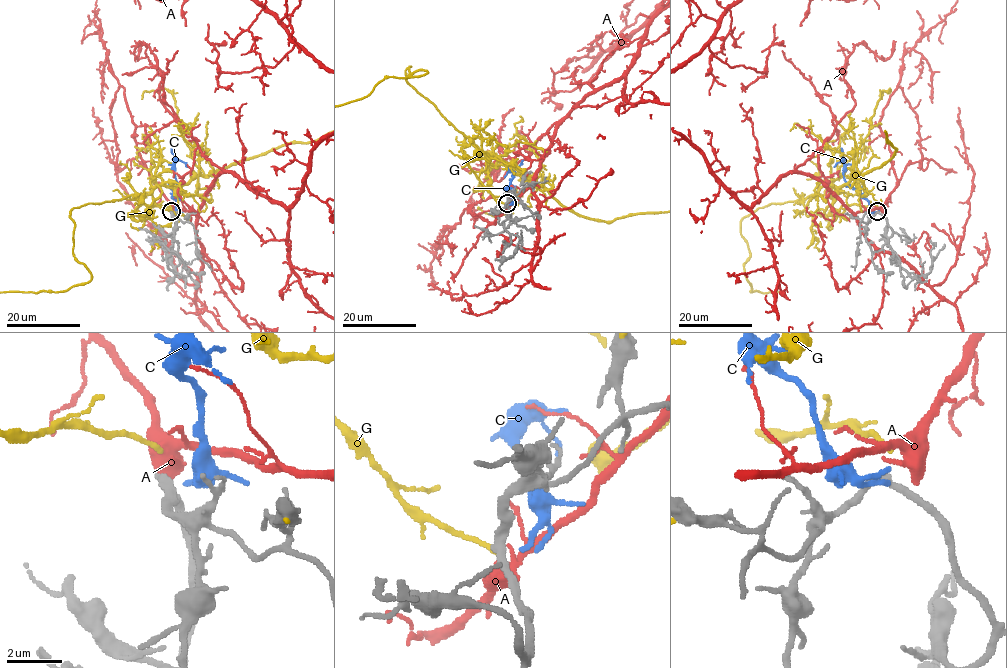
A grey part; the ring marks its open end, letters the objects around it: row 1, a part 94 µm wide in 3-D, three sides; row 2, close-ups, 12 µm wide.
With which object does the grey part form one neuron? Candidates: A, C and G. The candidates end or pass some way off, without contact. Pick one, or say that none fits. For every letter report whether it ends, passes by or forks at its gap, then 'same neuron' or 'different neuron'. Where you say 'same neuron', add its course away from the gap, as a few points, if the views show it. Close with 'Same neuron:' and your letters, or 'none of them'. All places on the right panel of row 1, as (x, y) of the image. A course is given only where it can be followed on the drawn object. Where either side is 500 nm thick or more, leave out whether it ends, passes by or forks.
A: it ends; different neuron
C: it ends; different neuron
G: it ends; different neuron
Same neuron: none of them

